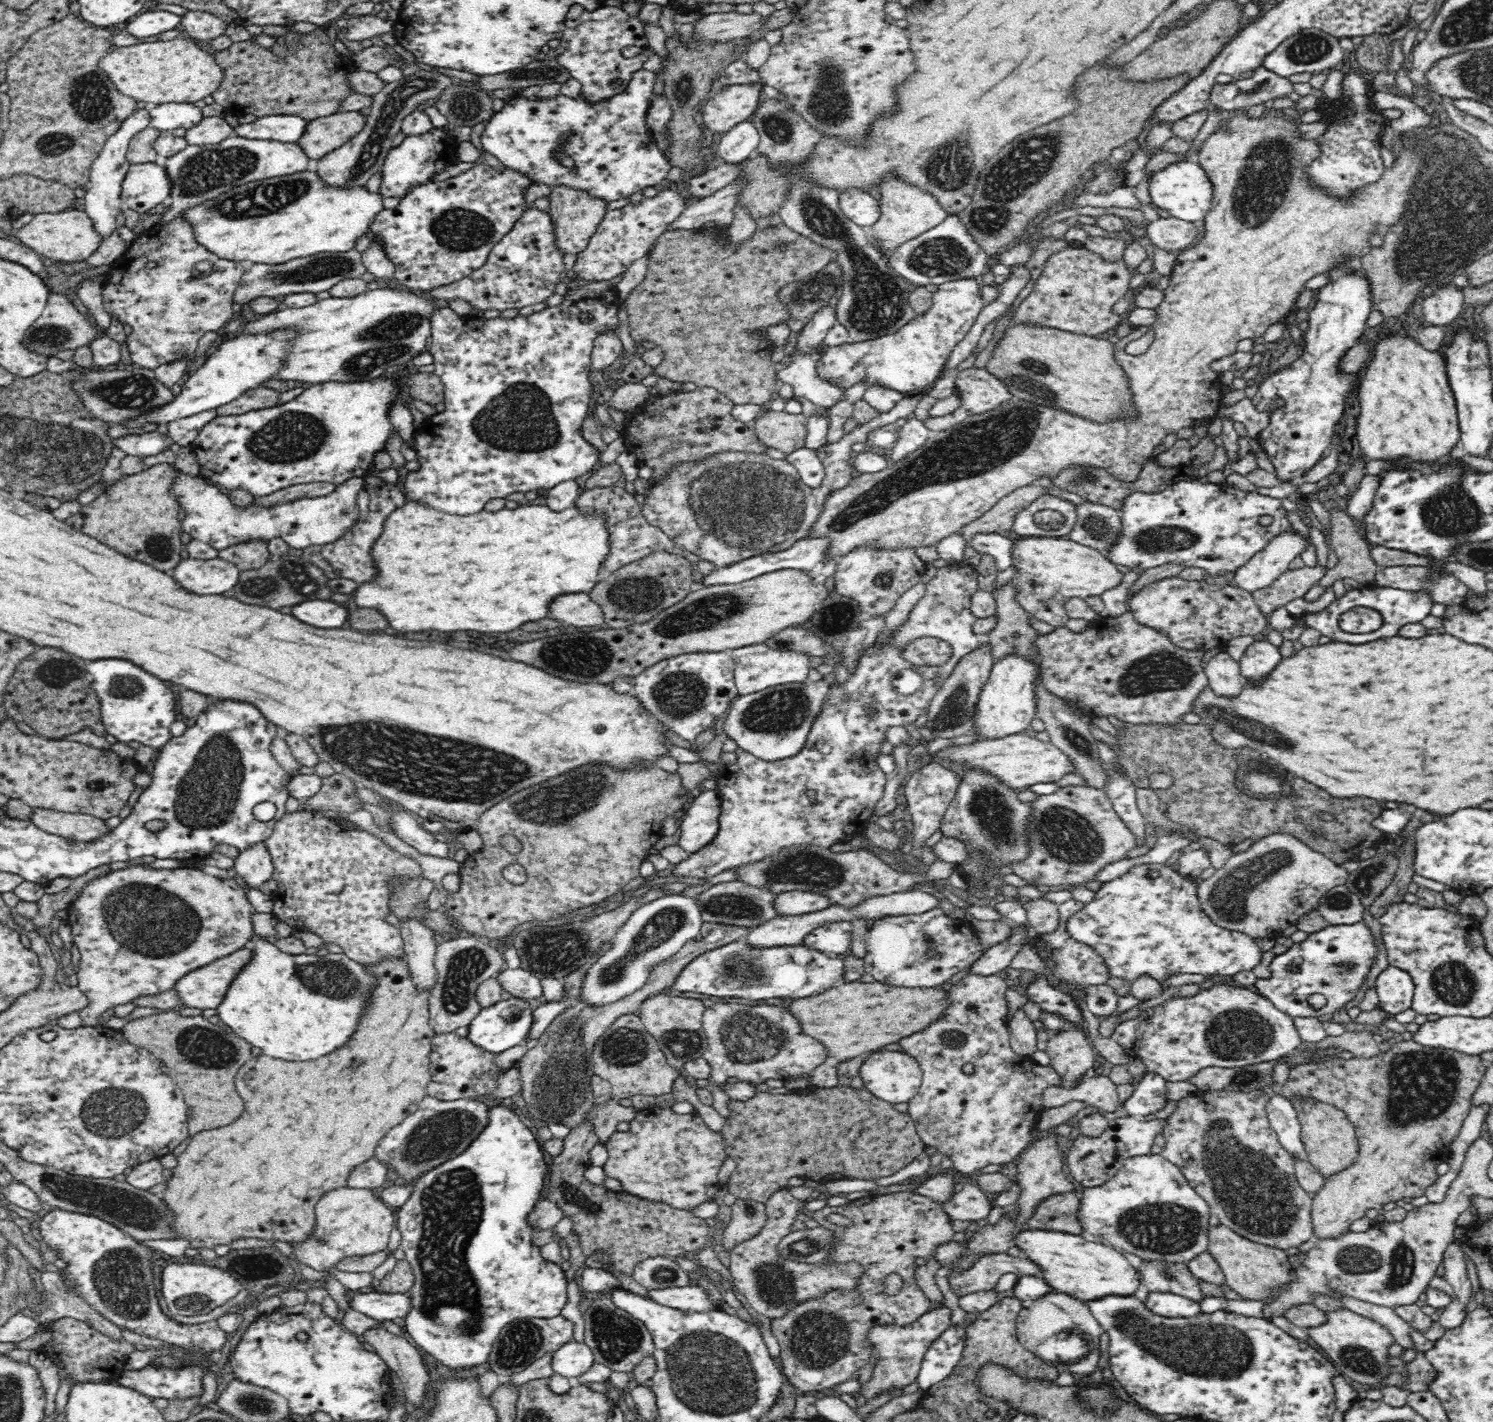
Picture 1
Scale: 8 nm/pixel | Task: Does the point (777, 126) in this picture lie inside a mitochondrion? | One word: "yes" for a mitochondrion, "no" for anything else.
yes

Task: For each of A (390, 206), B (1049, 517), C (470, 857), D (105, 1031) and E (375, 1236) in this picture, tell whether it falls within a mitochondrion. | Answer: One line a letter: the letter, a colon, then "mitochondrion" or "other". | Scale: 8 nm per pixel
A: other
B: mitochondrion
C: other
D: other
E: other

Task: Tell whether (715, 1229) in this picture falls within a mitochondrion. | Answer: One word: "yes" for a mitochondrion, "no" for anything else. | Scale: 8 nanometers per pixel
no

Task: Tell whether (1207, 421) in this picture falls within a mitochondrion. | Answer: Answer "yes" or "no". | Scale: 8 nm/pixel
no

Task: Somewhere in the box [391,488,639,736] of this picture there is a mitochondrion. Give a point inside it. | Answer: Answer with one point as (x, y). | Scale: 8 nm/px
(583, 656)

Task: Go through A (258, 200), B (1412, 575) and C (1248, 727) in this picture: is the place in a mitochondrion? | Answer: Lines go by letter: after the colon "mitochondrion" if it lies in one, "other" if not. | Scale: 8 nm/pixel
A: mitochondrion
B: mitochondrion
C: mitochondrion

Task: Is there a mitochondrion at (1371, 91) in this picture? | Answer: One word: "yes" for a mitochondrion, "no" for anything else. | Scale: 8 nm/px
no

